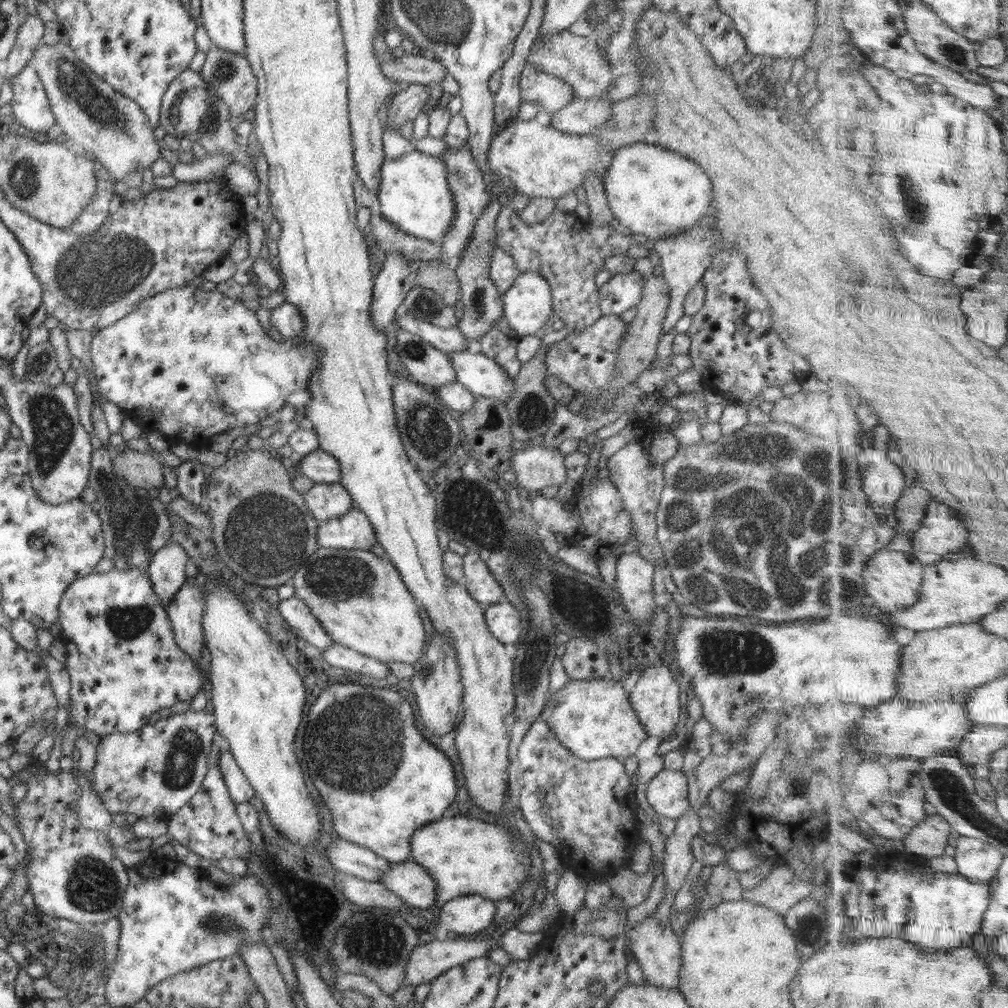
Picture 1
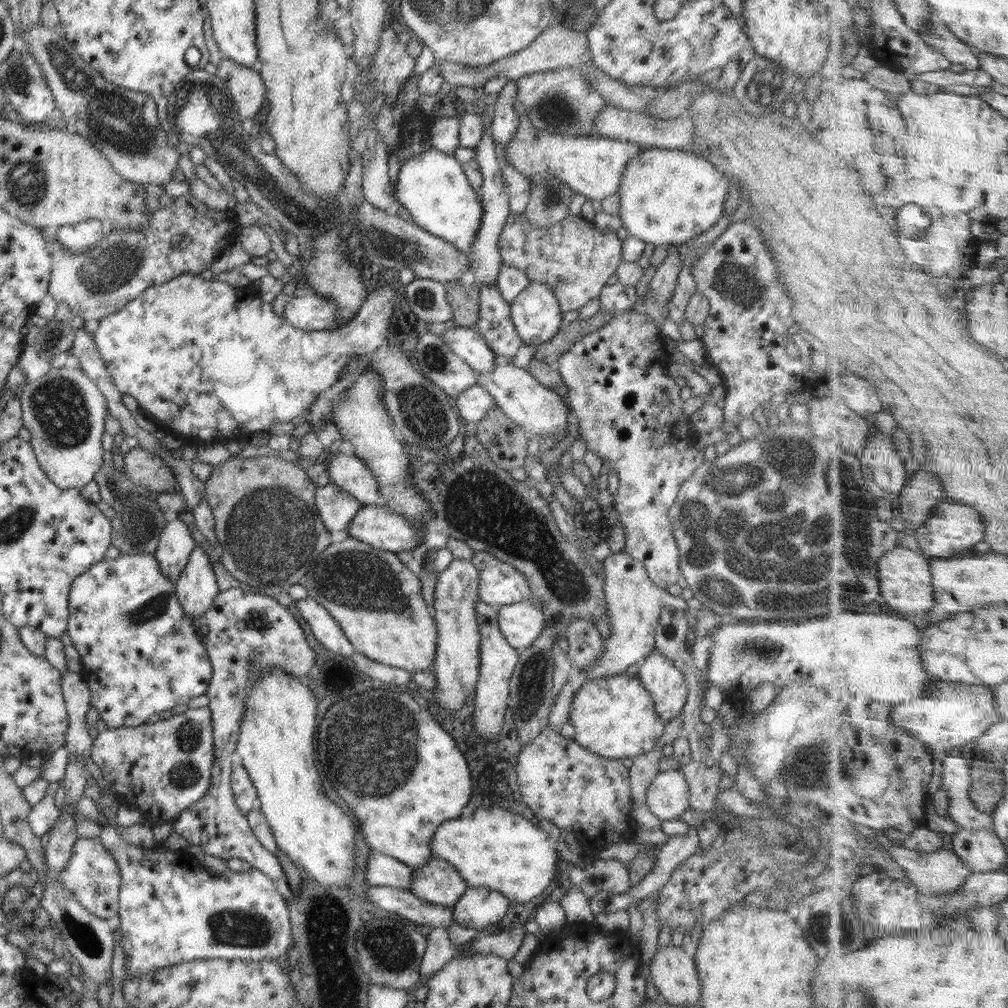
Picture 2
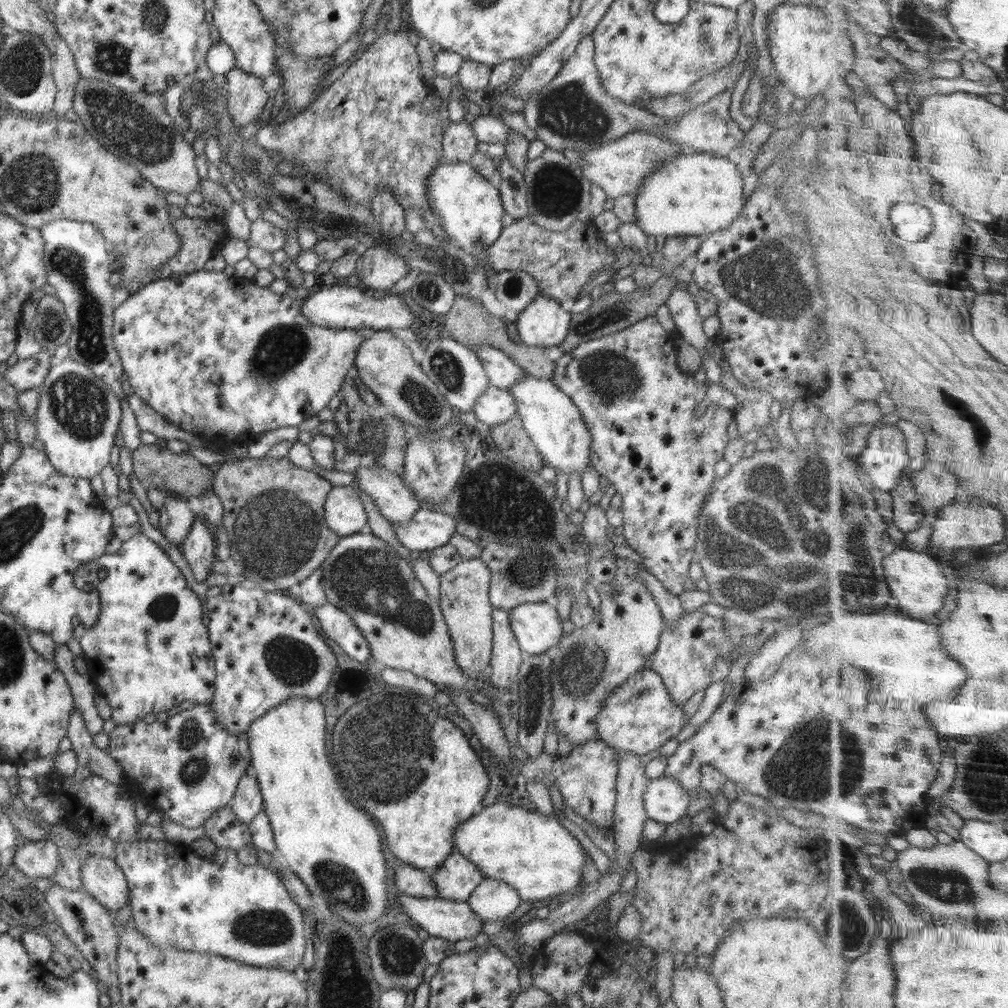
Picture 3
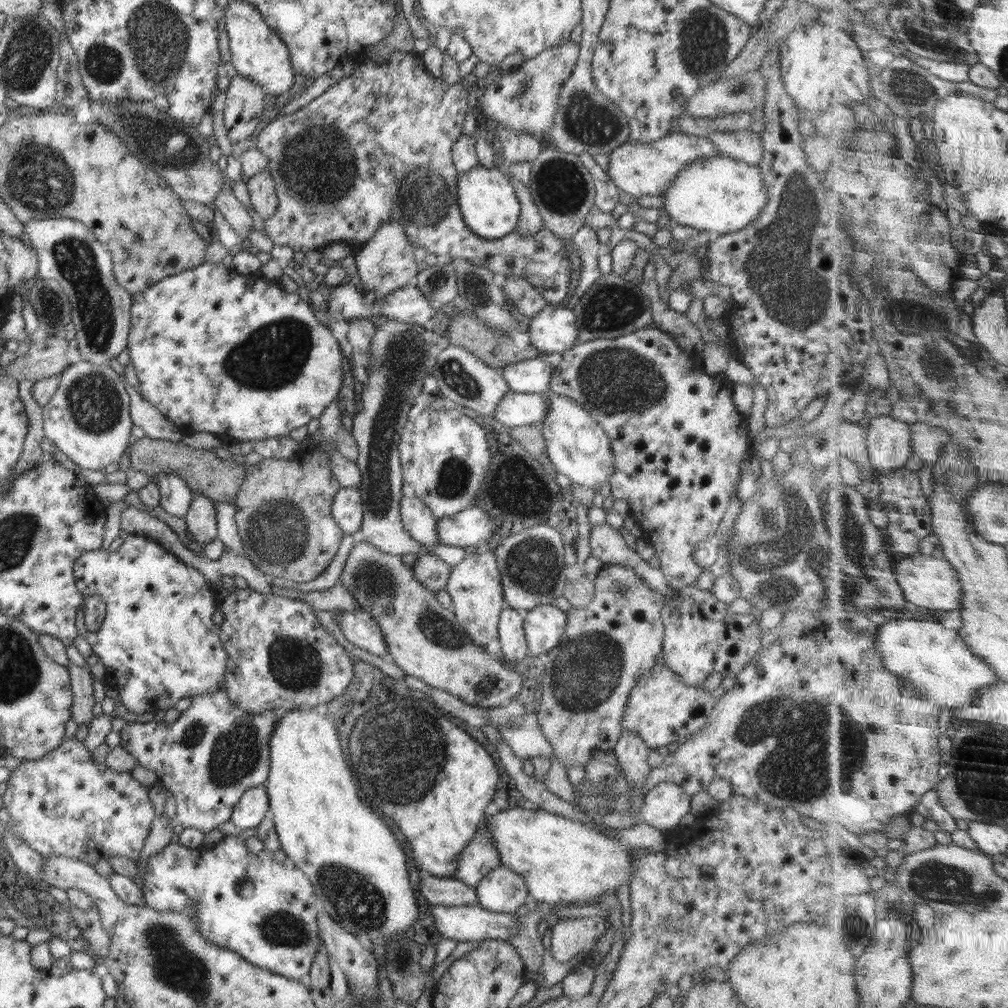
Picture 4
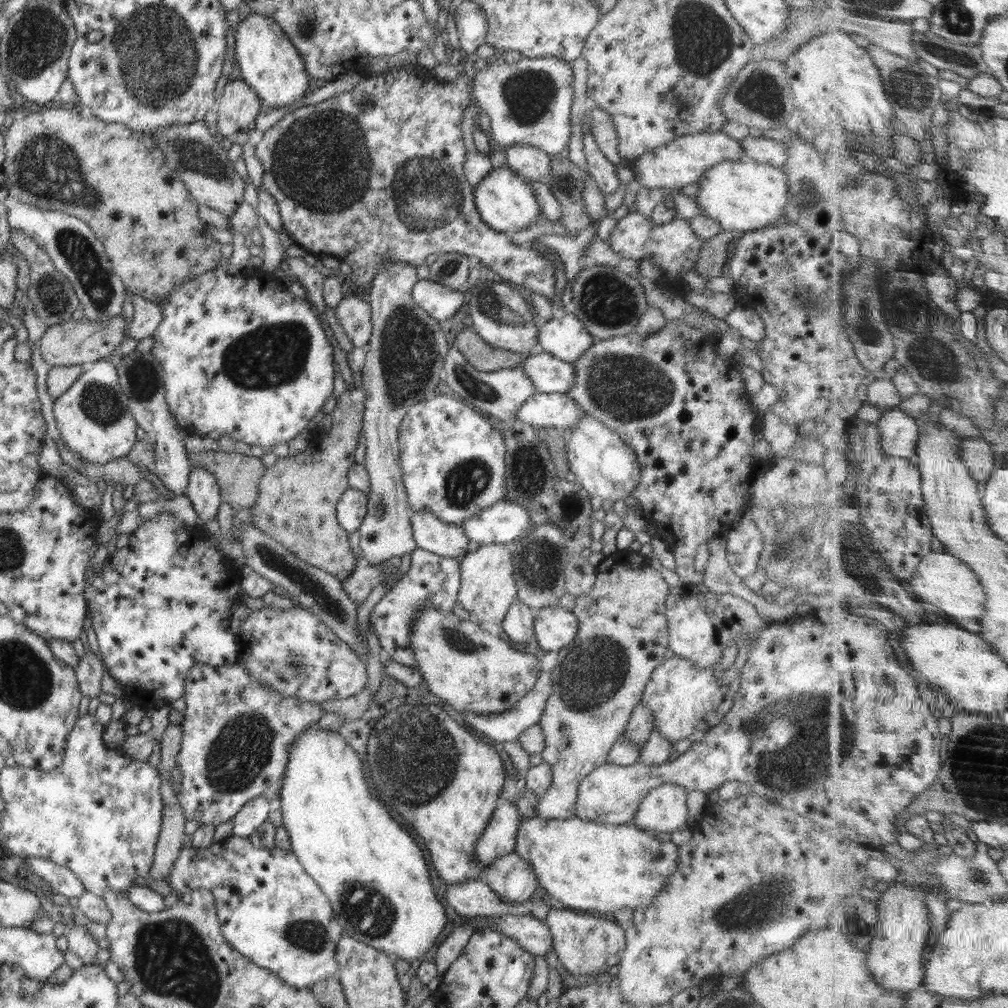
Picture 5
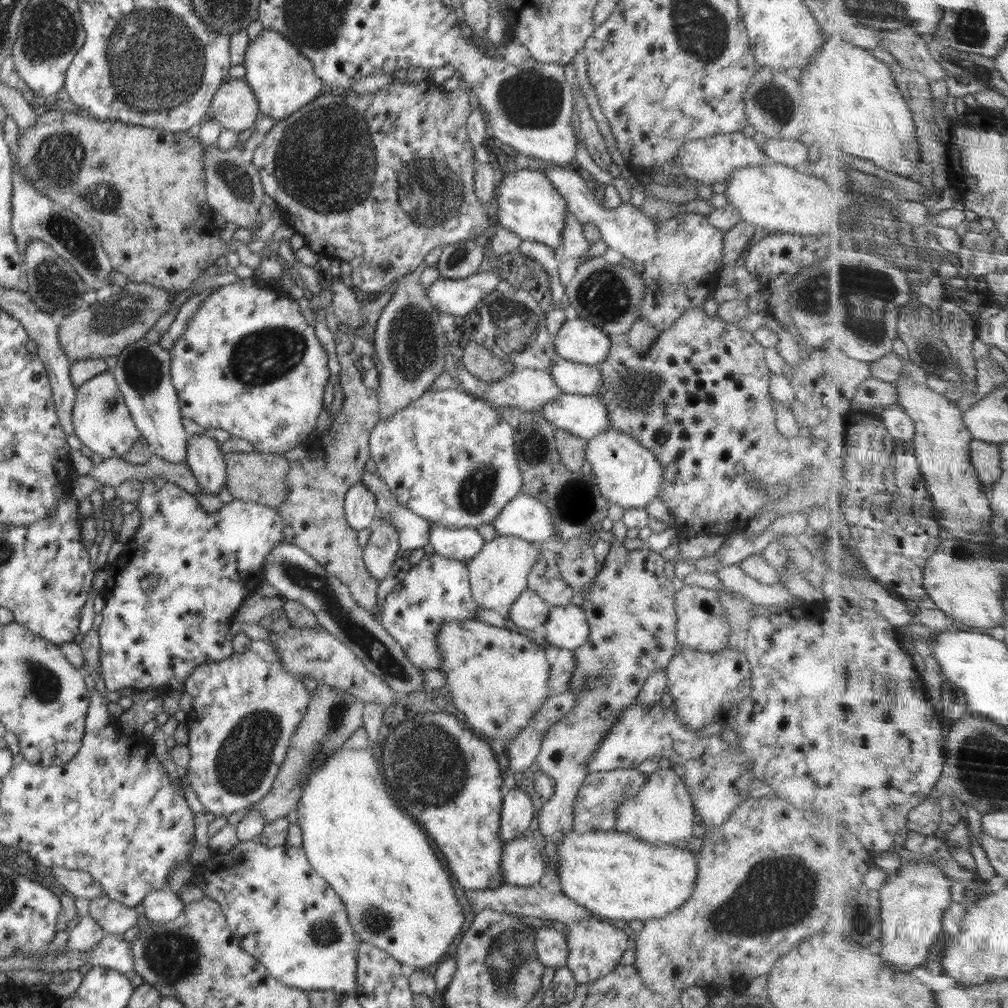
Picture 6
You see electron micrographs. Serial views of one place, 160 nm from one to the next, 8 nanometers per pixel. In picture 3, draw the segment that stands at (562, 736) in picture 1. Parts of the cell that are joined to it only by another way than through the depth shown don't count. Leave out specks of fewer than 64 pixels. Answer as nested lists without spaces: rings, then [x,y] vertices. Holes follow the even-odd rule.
[[[640,670],[628,677],[604,697],[603,709],[596,715],[597,736],[616,751],[629,750],[632,754],[648,754],[668,740],[676,738],[690,718],[685,716],[682,704],[676,704],[658,673]]]

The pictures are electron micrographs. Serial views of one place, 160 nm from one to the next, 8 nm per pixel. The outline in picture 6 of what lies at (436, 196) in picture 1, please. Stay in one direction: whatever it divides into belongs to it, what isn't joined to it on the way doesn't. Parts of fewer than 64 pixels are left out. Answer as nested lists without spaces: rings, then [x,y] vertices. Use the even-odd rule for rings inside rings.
[[[512,168],[511,172],[504,173],[501,182],[496,190],[495,211],[493,219],[496,224],[506,227],[508,230],[520,236],[522,241],[534,241],[545,244],[555,250],[562,240],[562,231],[565,227],[565,216],[570,215],[567,210],[565,198],[560,196],[552,181],[543,173],[542,170],[528,170]]]

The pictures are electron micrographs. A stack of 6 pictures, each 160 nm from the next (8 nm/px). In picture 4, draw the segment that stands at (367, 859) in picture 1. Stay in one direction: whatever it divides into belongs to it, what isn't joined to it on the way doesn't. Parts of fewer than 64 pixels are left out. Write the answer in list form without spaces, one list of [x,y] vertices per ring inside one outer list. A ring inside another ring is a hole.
[[[424,875],[418,886],[420,898],[424,898],[428,905],[454,907],[478,906],[476,887],[470,887],[464,881],[454,877],[434,877]]]

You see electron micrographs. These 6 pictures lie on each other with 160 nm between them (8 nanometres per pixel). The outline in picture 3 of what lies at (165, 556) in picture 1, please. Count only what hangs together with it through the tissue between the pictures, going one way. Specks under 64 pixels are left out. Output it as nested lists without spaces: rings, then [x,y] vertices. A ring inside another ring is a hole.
[[[169,494],[169,498],[158,511],[160,513],[160,532],[168,540],[168,544],[180,549],[196,518],[188,505],[187,498]]]

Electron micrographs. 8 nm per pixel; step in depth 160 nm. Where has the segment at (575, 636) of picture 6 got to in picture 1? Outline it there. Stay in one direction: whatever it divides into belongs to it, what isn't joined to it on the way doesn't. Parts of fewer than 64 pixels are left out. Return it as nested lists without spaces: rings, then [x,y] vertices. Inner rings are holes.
[[[508,601],[484,606],[484,616],[490,632],[506,644],[514,644],[524,632],[524,618],[520,618],[518,608]]]

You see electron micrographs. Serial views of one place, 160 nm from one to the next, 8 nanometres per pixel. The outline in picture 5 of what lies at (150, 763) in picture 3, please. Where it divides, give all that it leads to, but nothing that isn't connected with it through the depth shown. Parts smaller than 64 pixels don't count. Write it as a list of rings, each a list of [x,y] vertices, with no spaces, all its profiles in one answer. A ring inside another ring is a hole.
[[[237,660],[234,663],[214,667],[202,663],[198,663],[188,671],[187,677],[184,679],[184,700],[186,702],[186,708],[183,710],[184,720],[181,722],[181,750],[178,752],[175,764],[180,768],[182,773],[181,789],[177,793],[177,801],[180,803],[183,815],[185,819],[190,822],[199,822],[201,825],[211,824],[212,826],[218,826],[222,822],[233,819],[234,815],[241,810],[241,808],[253,798],[262,796],[268,786],[274,782],[283,778],[286,763],[288,762],[289,746],[293,743],[293,740],[300,734],[307,726],[316,725],[323,715],[324,710],[316,702],[306,702],[305,700],[300,700],[295,696],[282,696],[269,688],[269,686],[264,686],[252,678],[246,667]]]

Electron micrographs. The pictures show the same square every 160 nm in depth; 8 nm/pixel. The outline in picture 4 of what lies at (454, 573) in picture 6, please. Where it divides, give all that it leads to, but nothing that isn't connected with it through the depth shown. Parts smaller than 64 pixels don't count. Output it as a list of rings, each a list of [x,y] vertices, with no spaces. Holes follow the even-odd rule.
[[[426,549],[417,553],[418,558],[412,566],[415,577],[433,594],[445,589],[452,566],[439,559],[439,556],[428,554]],[[367,610],[343,611],[337,617],[337,624],[348,642],[370,654],[382,656],[388,652],[380,627]]]

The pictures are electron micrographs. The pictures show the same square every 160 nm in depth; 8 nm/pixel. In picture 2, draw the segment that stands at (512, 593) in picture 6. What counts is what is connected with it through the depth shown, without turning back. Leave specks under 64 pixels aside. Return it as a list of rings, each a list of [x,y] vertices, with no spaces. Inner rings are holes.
[[[454,559],[443,571],[437,573],[437,583],[434,591],[434,620],[437,628],[436,656],[431,672],[435,678],[435,689],[432,690],[439,708],[465,712],[464,700],[475,690],[480,674],[480,631],[477,628],[476,603],[479,600],[478,581],[479,570],[469,559]]]

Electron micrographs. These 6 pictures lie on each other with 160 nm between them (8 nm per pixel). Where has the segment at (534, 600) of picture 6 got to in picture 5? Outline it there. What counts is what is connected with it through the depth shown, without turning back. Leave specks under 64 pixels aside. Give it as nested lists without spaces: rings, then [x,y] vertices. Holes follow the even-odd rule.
[[[516,599],[501,622],[503,636],[512,642],[526,642],[535,636],[533,629],[533,609]]]

